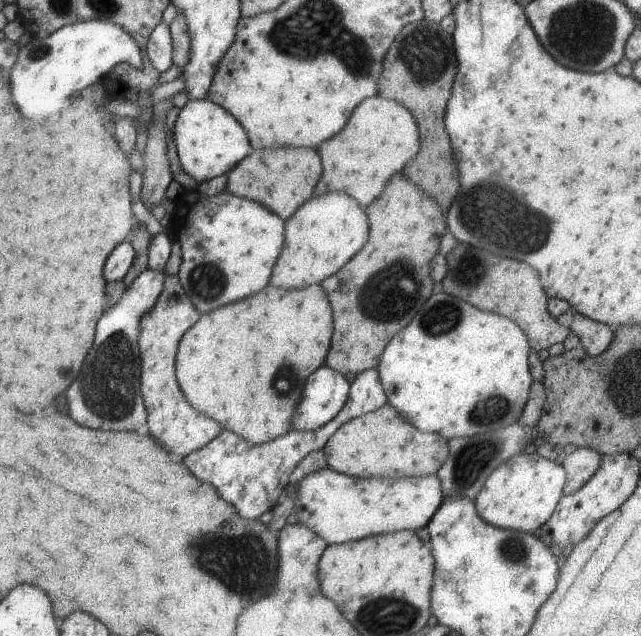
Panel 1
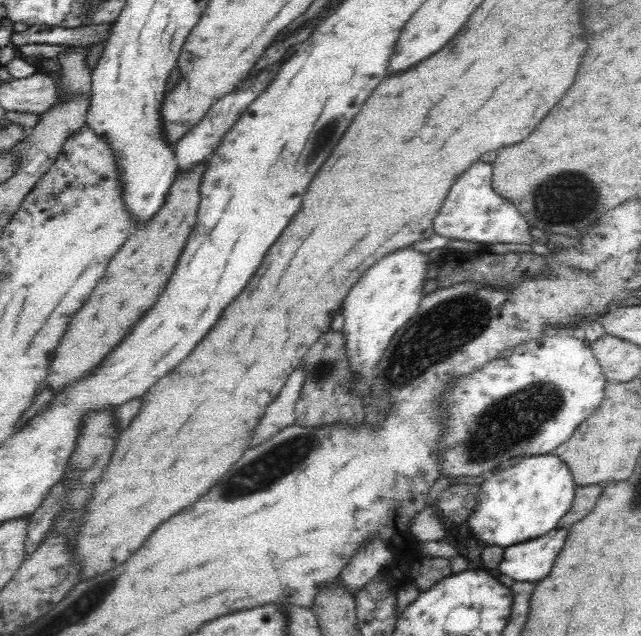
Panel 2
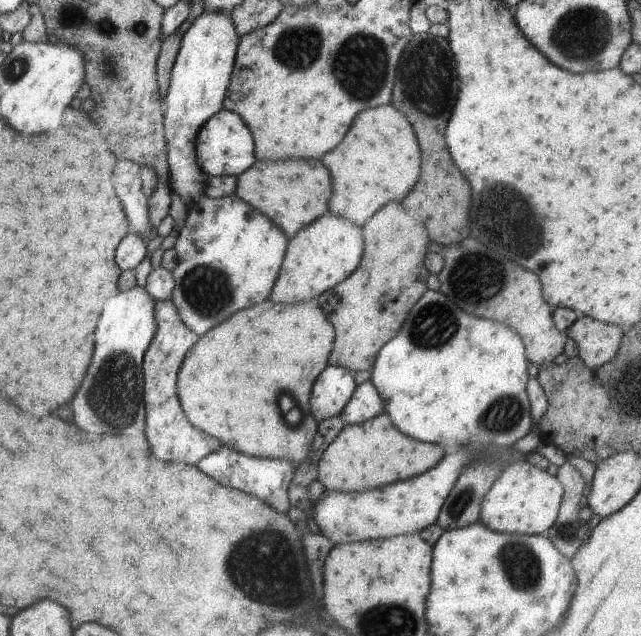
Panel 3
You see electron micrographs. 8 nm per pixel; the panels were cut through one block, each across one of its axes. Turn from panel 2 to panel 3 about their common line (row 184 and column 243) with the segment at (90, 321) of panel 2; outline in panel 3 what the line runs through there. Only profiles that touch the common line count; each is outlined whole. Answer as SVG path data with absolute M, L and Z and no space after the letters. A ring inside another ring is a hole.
M277 160L255 162L237 176L234 194L263 212L290 239L301 226L309 224L327 210L331 178L317 160Z

